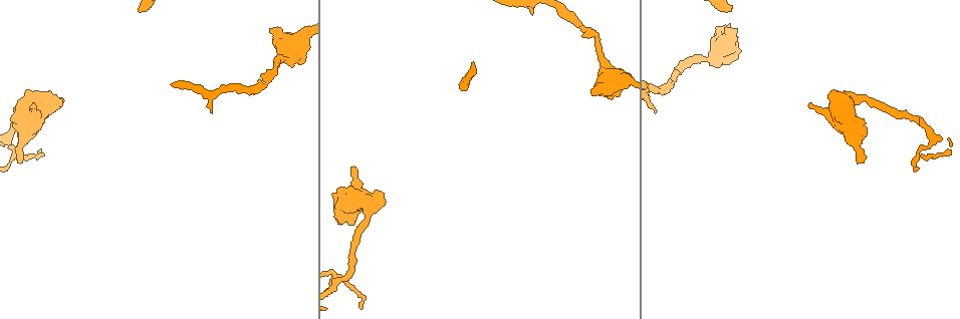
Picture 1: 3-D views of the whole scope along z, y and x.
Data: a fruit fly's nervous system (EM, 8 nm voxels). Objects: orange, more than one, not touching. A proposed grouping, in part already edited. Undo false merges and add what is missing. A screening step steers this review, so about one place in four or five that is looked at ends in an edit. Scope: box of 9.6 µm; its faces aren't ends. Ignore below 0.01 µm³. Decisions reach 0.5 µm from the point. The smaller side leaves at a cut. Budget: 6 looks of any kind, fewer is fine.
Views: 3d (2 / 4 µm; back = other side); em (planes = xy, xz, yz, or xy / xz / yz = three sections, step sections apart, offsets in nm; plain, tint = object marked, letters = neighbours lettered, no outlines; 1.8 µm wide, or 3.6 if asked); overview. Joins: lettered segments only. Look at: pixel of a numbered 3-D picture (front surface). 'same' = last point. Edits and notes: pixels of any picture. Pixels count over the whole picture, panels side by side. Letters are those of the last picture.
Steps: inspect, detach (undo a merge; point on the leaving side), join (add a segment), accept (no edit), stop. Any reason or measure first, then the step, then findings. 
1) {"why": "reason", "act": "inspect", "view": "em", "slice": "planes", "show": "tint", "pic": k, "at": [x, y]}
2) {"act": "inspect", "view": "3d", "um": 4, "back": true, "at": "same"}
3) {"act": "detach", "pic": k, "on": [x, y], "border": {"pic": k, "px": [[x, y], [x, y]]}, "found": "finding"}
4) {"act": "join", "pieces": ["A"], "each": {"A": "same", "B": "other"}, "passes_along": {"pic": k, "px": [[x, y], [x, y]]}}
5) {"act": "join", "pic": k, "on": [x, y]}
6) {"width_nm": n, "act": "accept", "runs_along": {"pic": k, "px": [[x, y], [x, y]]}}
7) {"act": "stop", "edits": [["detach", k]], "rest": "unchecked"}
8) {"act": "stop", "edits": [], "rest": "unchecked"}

{"why": "branch stops here", "act": "inspect", "view": "3d", "um": 2, "pic": 1, "at": [275, 30]}

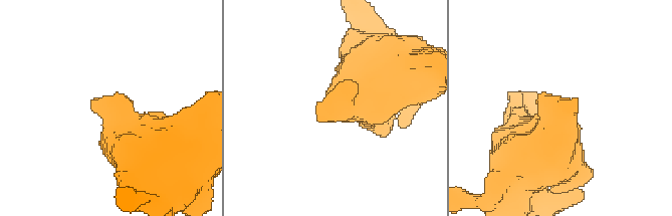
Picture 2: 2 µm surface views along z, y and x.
{"why": "now the EM", "act": "inspect", "view": "em", "slice": "planes", "show": "letters", "pic": 2, "at": [101, 99]}

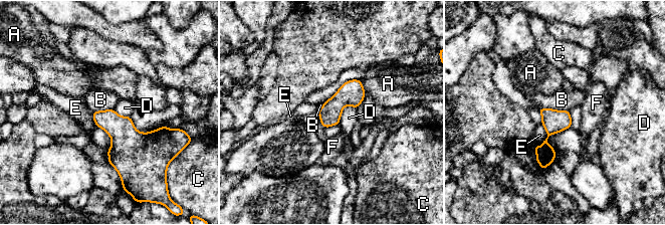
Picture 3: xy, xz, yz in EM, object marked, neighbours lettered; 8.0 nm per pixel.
{"act": "accept", "each": {"A": "other", "B": "other", "C": "other", "D": "other", "E": "other", "F": "other"}, "border": {"pic": 3, "px": [[538, 107], [568, 110]]}, "found": "no lettered segment goes on from it"}

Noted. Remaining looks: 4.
{"why": "sharp bend", "act": "inspect", "view": "em", "um": 3.6, "slice": "planes", "show": "tint", "pic": 1, "at": [43, 104]}

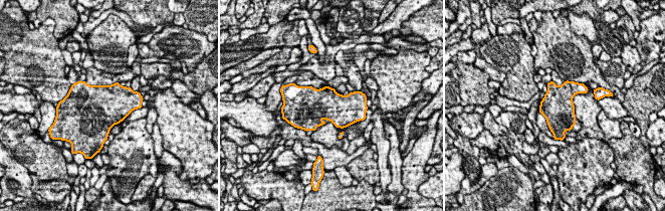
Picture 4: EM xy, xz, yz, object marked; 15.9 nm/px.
{"act": "inspect", "view": "em", "um": 3.6, "slice": "planes", "show": "letters", "at": "same"}

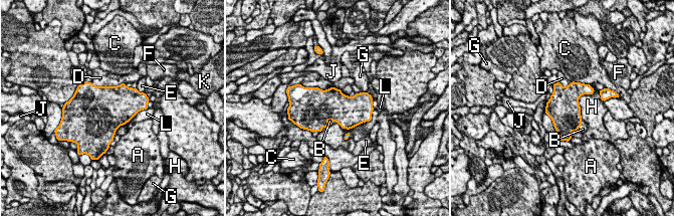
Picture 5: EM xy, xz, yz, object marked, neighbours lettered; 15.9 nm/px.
{"act": "join", "pieces": ["B"], "each": {"A": "other", "B": "same", "C": "other", "D": "other", "E": "other", "F": "other", "G": "other", "H": "other", "J": "other", "K": "other", "L": "other"}, "passes_along": {"pic": 5, "px": [[568, 119], [581, 126], [583, 129]]}, "found": "the neuron continues"}

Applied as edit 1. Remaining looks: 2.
{"why": "free end", "act": "inspect", "view": "em", "slice": "planes", "show": "plain", "pic": 1, "at": [17, 161]}

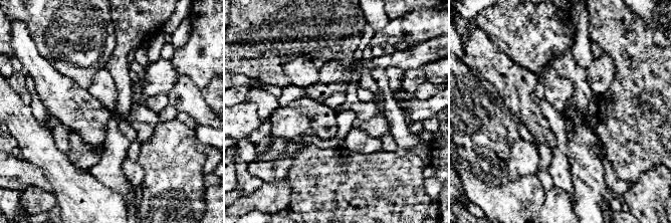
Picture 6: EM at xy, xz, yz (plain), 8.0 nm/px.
{"act": "inspect", "view": "em", "slice": "planes", "show": "letters", "at": "same"}

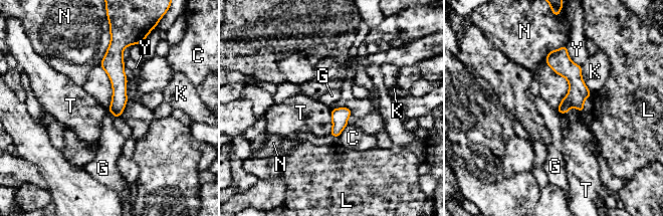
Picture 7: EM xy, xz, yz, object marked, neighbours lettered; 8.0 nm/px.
{"longest_contact_nm": ["K", 240], "act": "accept", "each": {"C": "other", "G": "other", "K": "other", "L": "other", "N": "other", "T": "other", "Y": "other"}, "border": {"pic": 7, "px": [[583, 111], [571, 108], [559, 114]]}, "found": "no lettered segment goes on from it"}

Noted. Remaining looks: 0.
{"act": "stop", "edits": [["join", 5]], "rest": "unchecked"}

